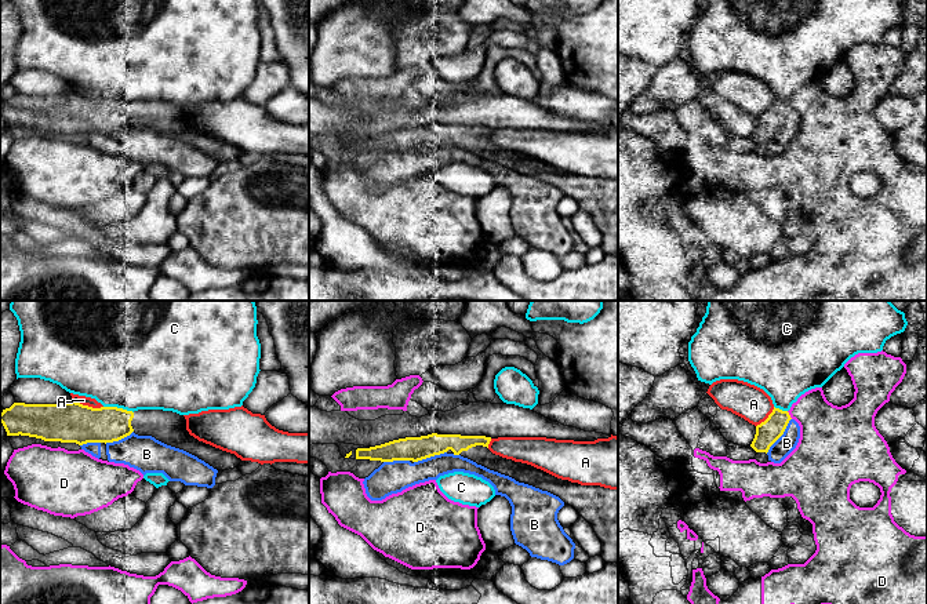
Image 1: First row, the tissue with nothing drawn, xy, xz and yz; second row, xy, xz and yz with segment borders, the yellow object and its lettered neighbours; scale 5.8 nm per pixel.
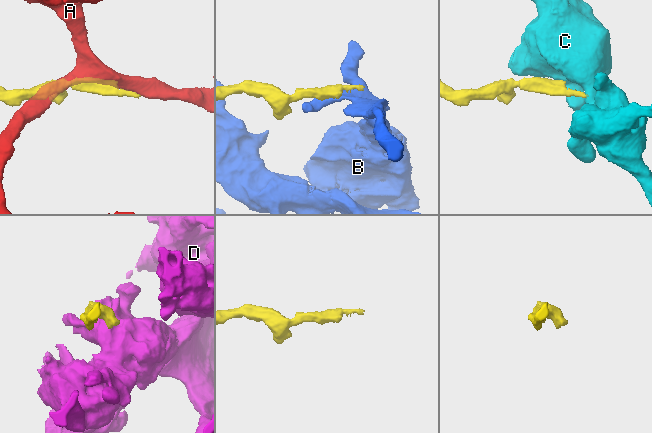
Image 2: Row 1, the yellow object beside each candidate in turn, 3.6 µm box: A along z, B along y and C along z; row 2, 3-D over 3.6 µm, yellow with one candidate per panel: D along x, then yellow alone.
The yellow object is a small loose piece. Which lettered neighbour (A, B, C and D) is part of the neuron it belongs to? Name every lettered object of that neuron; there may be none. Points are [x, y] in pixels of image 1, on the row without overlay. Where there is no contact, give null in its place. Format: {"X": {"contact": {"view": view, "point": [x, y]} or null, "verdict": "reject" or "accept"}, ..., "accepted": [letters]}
{"A": {"contact": {"view": "xy", "point": [87, 97]}, "verdict": "reject"}, "B": {"contact": {"view": "yz", "point": [781, 126]}, "verdict": "reject"}, "C": {"contact": {"view": "xy", "point": [119, 99]}, "verdict": "reject"}, "D": {"contact": {"view": "yz", "point": [789, 106]}, "verdict": "reject"}, "accepted": []}

